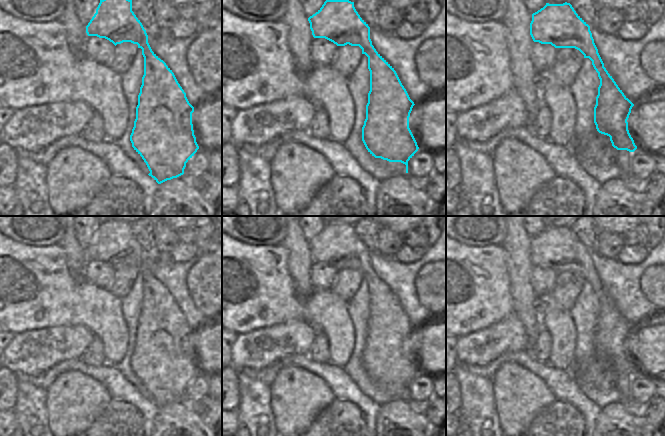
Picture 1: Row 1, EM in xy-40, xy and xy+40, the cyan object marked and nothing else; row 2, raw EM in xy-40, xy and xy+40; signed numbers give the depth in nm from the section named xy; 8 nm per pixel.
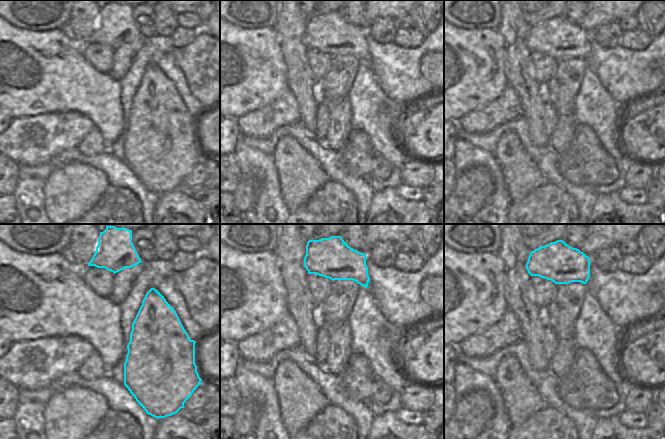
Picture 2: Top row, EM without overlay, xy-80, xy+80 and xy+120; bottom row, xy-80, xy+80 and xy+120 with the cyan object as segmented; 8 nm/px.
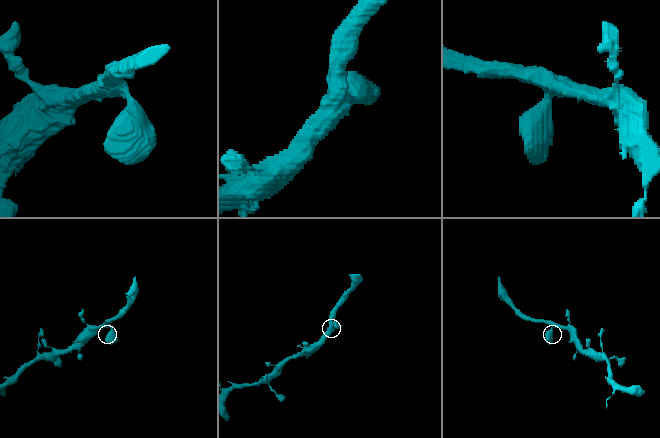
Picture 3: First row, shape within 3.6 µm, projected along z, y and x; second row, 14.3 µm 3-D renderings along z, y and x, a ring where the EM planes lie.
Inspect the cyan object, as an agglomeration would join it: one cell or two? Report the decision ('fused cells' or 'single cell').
single cell

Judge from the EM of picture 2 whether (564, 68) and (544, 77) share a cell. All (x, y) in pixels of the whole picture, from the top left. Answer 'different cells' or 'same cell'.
different cells

